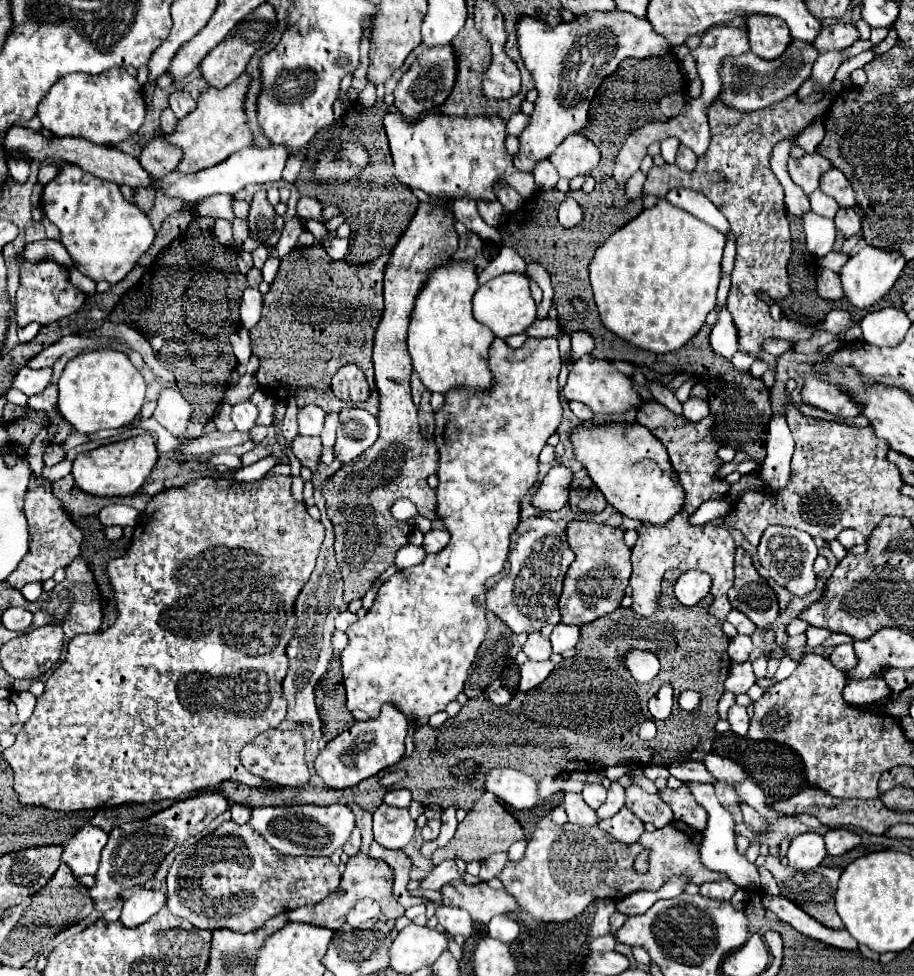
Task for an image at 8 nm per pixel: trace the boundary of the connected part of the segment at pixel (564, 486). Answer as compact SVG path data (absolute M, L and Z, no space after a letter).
M556 465L544 477L540 489L532 495L532 505L540 511L558 511L568 505L572 471L564 465Z

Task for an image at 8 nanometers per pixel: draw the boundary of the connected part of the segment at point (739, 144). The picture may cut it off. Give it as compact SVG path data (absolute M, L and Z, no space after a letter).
M792 95L766 109L740 113L730 105L724 107L724 101L716 97L706 113L712 131L710 147L706 155L698 159L696 169L692 173L682 173L682 169L678 169L676 165L652 167L644 183L644 195L656 197L666 197L666 193L676 187L700 191L724 213L732 227L732 233L736 235L736 263L732 271L732 287L728 293L728 311L732 313L738 327L740 351L748 351L756 355L756 359L764 359L772 369L776 361L768 353L762 353L762 341L768 337L802 341L814 335L814 327L806 327L792 319L774 321L768 313L768 303L758 295L758 287L776 287L770 277L780 277L780 283L786 285L786 269L776 269L780 273L766 273L768 269L764 267L786 267L786 261L790 257L790 231L784 207L784 191L768 161L772 147L778 141L800 133L800 129L806 129L814 119L826 113L828 107L828 97L824 97L820 103L808 105Z

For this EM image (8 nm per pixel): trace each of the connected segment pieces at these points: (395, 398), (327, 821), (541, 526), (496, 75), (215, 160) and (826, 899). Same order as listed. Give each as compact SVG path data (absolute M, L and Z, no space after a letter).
M430 197L438 207L420 203L418 211L408 225L406 233L400 237L398 245L392 251L392 257L388 261L386 273L384 273L384 315L382 321L376 329L374 335L374 377L376 377L376 389L380 395L380 413L378 413L378 425L380 425L380 435L376 443L364 451L356 461L342 465L340 471L336 471L326 483L324 483L324 497L326 497L326 511L328 519L334 525L336 541L334 541L334 551L336 551L336 561L340 569L344 569L344 601L350 603L352 599L364 597L364 593L372 587L372 583L394 563L394 555L400 547L408 545L408 535L414 529L414 519L408 521L398 521L392 517L390 507L394 505L396 499L412 499L416 505L418 513L424 517L436 517L436 495L428 487L426 479L428 475L434 475L438 469L438 449L436 445L428 445L422 439L420 425L418 425L418 413L416 405L412 403L410 395L410 375L412 375L412 365L410 365L410 355L406 351L406 331L410 325L410 315L414 309L414 301L420 293L420 289L426 283L426 277L432 269L442 267L450 263L452 255L458 249L458 233L454 231L454 217L450 211L444 209L446 201Z
M294 805L294 807L256 807L252 809L250 825L258 831L268 845L282 855L310 855L322 857L342 849L348 835L354 829L354 813L346 805Z
M530 517L520 521L510 537L510 571L486 593L486 609L496 613L514 633L534 633L544 625L560 623L558 597L564 575L574 561L564 529L548 517Z
M488 19L488 41L492 45L492 65L486 73L482 81L482 93L486 97L492 97L492 99L510 99L514 97L518 91L520 91L520 71L516 67L516 63L504 53L504 43L506 43L506 33L504 33L504 21L502 21L502 27L496 23L496 19Z
M240 75L236 81L232 81L232 85L224 89L216 87L204 89L198 99L198 107L190 115L180 119L172 133L164 135L164 141L182 149L182 159L176 167L178 173L198 173L200 169L214 167L226 161L232 153L252 145L252 135L246 127L242 103L244 93L248 89L248 79L250 79L248 75Z
M760 855L756 859L756 865L764 865L774 875L774 879L776 879L782 895L788 897L790 901L794 901L802 911L806 911L808 915L812 915L814 919L818 919L826 927L842 929L842 919L838 917L838 913L834 909L834 891L836 891L838 879L842 875L840 867L816 867L812 871L800 873L800 871L794 871L792 867L782 867L780 859L772 857L772 855L766 855L766 857Z

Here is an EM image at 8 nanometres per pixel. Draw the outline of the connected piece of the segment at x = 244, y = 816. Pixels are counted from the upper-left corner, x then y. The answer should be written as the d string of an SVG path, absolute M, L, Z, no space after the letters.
M232 805L232 807L230 807L230 813L232 813L232 821L234 821L234 823L238 823L238 825L246 825L246 823L248 823L250 809L240 807L240 805Z

